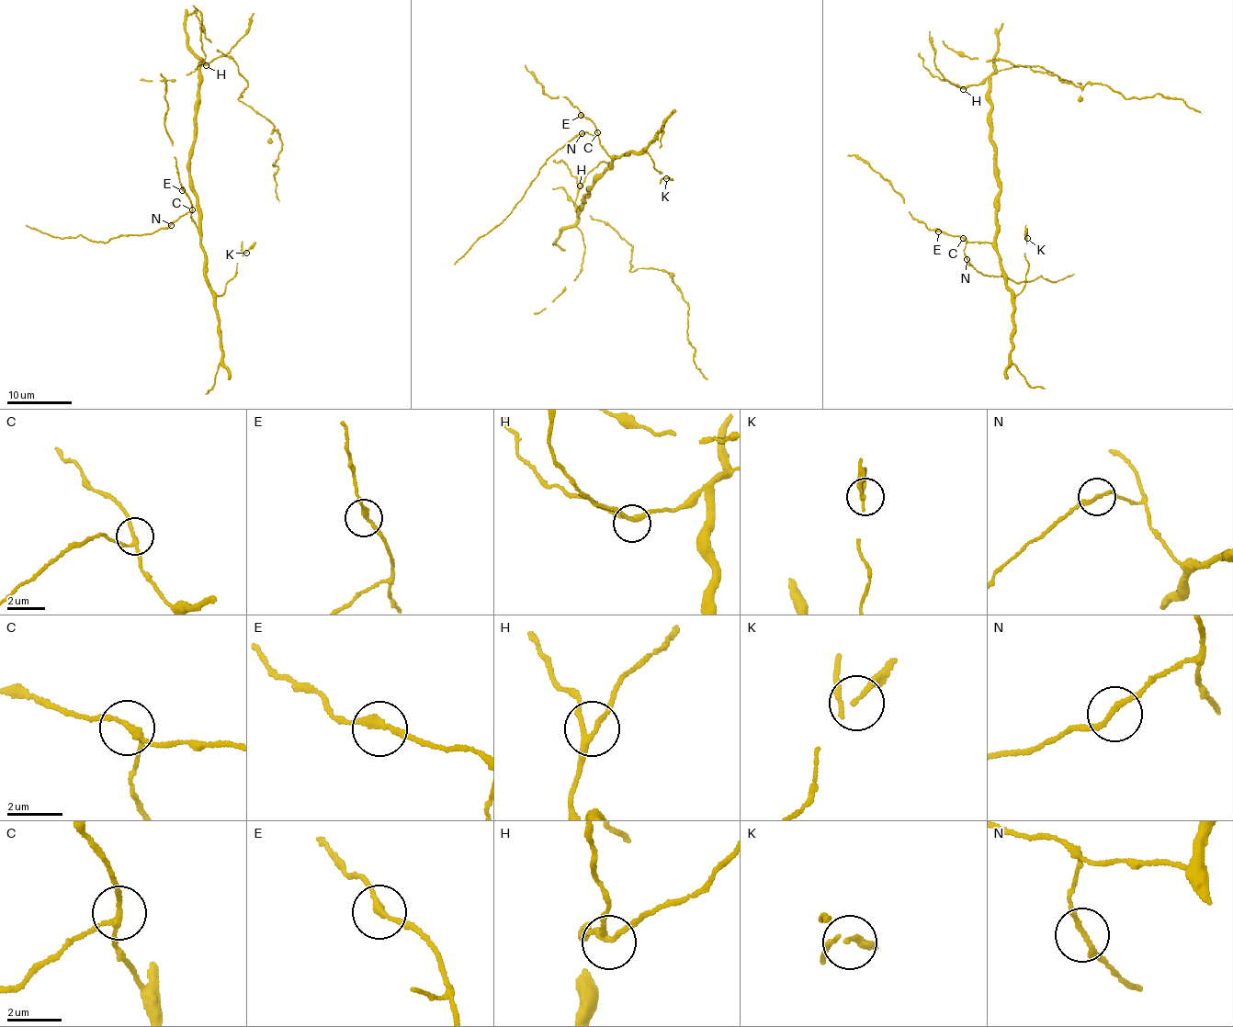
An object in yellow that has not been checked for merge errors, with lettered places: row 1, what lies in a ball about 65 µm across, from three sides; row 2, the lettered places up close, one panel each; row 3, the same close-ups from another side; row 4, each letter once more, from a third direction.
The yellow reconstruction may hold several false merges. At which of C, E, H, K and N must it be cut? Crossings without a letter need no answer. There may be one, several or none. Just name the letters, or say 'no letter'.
no letter

